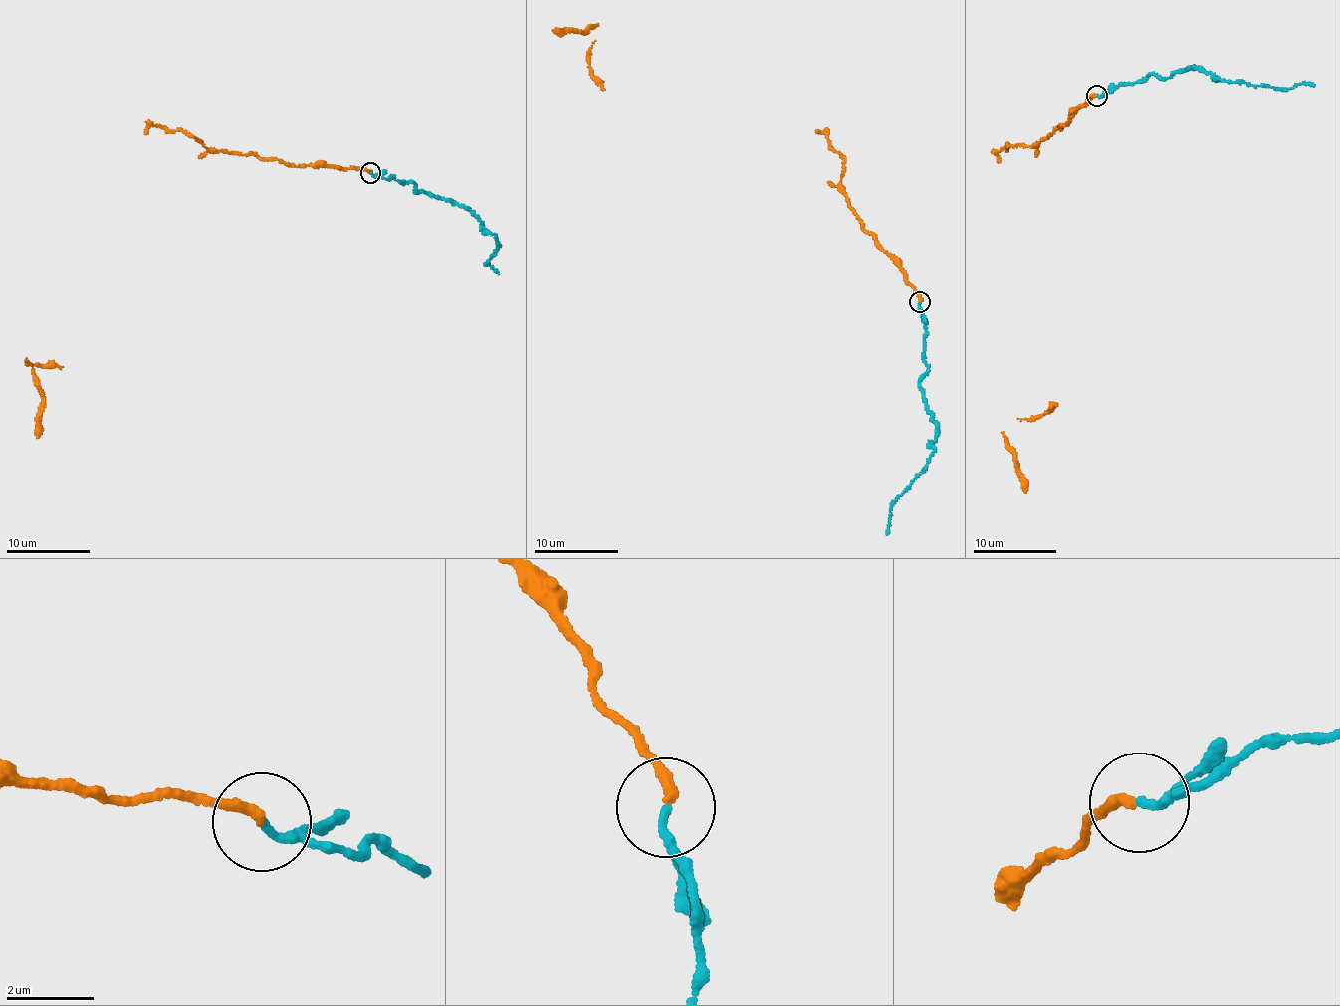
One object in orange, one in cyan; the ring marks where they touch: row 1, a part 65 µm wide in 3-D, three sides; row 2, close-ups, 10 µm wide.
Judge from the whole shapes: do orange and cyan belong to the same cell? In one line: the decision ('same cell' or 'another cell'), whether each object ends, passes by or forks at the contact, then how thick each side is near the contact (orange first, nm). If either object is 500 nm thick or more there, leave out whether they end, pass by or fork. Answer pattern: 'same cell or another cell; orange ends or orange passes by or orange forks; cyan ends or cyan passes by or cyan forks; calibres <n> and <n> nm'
same cell; orange ends; cyan ends; calibres 240 and 180 nm

